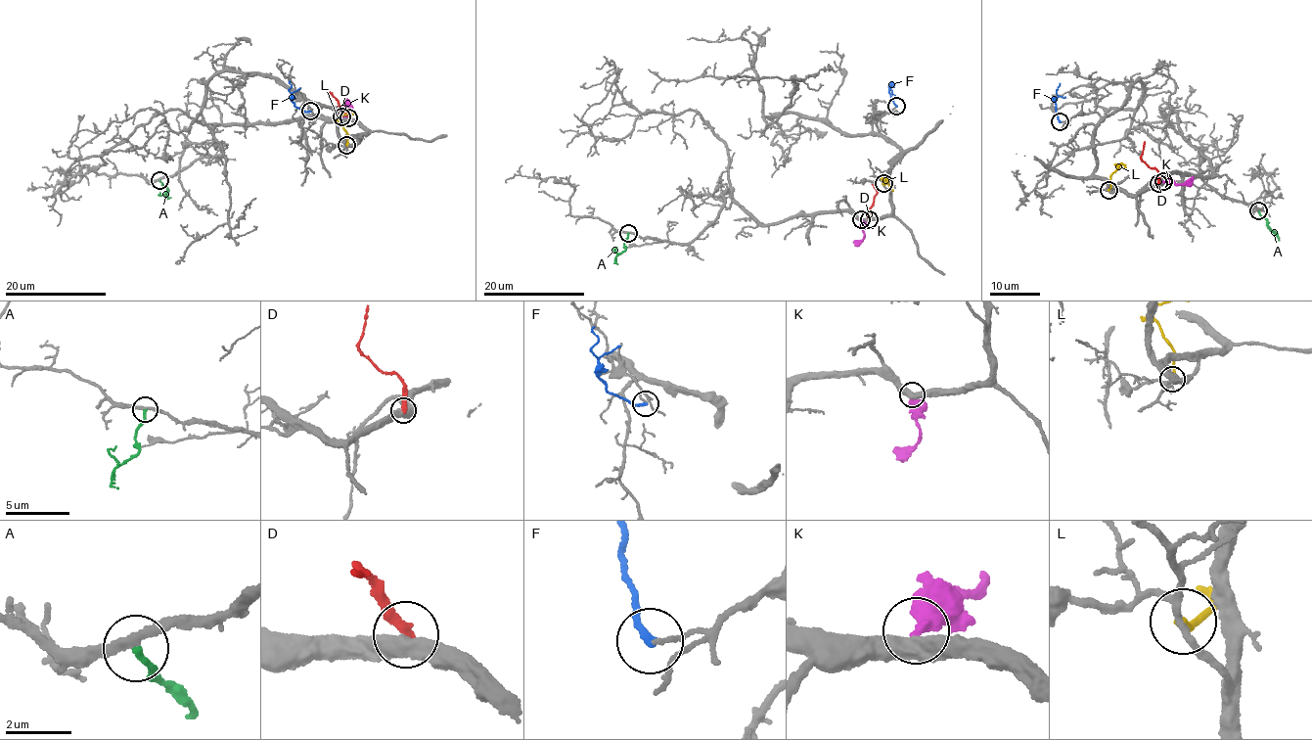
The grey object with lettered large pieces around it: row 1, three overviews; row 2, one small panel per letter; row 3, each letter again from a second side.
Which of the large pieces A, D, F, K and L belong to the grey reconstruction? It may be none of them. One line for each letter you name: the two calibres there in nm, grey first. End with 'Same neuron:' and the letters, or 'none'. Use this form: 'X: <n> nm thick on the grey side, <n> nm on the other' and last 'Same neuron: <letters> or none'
Same neuron: none

